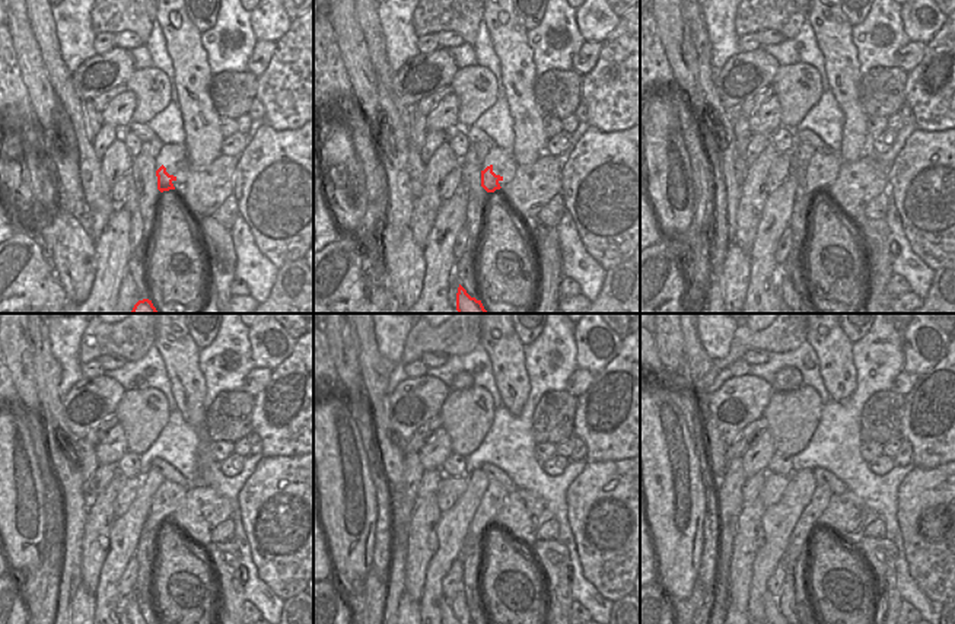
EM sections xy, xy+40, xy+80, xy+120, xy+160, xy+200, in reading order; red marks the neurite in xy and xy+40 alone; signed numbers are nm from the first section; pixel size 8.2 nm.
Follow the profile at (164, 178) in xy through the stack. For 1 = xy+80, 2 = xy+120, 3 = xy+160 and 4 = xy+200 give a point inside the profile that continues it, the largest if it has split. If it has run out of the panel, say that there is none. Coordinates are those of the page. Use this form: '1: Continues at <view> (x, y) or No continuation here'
1: Continues at xy+80 (814, 182)
2: Continues at xy+120 (161, 509)
3: Continues at xy+160 (487, 509)
4: Continues at xy+200 (799, 540).

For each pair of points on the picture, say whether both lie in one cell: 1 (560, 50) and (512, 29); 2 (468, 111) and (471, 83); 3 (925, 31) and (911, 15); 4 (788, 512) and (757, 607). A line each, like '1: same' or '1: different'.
1: different
2: same
3: same
4: same

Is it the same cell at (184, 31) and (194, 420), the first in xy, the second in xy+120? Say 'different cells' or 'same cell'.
same cell

